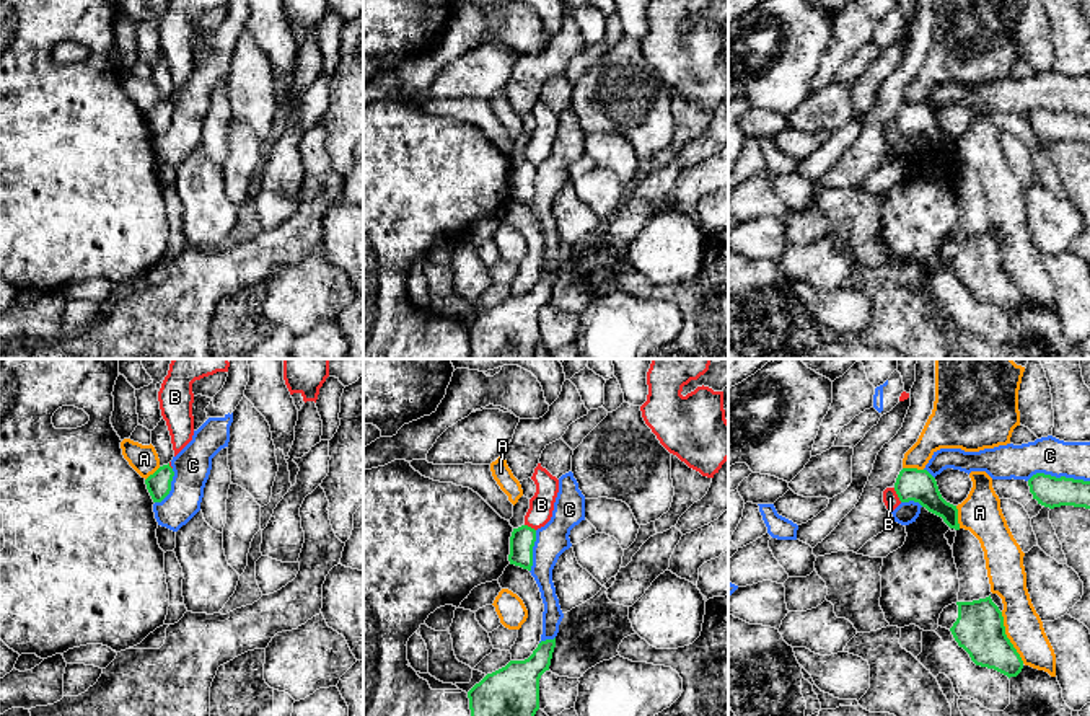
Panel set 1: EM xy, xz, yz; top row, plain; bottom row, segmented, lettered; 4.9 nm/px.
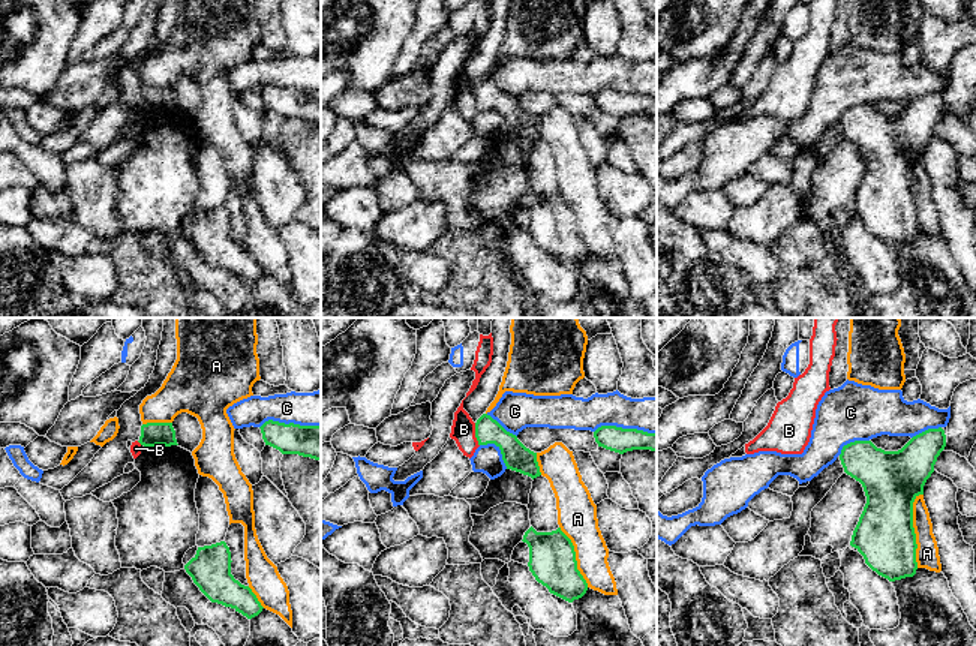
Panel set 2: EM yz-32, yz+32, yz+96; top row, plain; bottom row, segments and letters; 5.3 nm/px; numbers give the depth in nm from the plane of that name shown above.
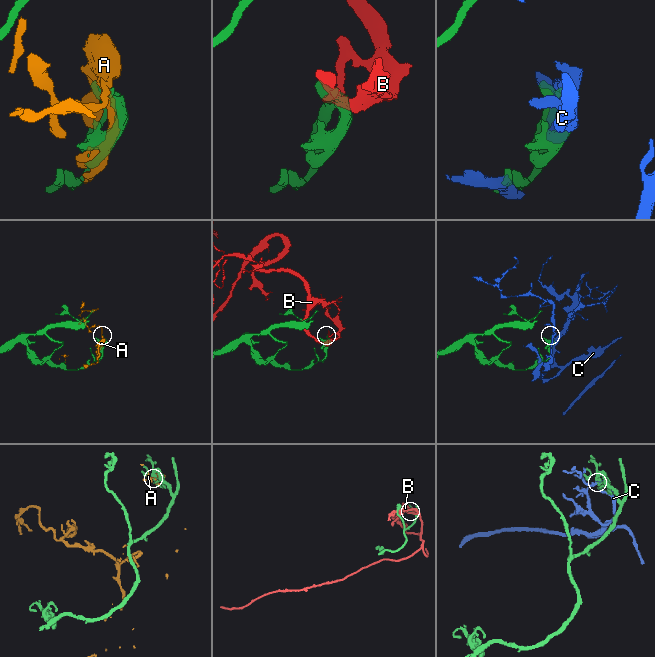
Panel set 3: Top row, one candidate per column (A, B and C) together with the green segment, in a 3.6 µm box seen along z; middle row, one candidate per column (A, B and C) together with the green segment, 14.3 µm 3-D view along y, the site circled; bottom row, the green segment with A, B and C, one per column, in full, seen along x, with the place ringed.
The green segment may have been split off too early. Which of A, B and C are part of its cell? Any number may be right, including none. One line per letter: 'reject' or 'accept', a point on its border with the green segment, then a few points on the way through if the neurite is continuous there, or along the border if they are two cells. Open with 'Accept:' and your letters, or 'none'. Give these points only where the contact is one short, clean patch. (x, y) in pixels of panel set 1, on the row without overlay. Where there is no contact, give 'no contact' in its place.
Accept: none
A: reject; contact yz (1007, 273)
B: reject; contact yz (896, 128)
C: reject; contact yz (1058, 113)

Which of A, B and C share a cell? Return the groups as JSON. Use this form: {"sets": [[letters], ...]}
{"sets": [["A"], ["B"], ["C"]]}

